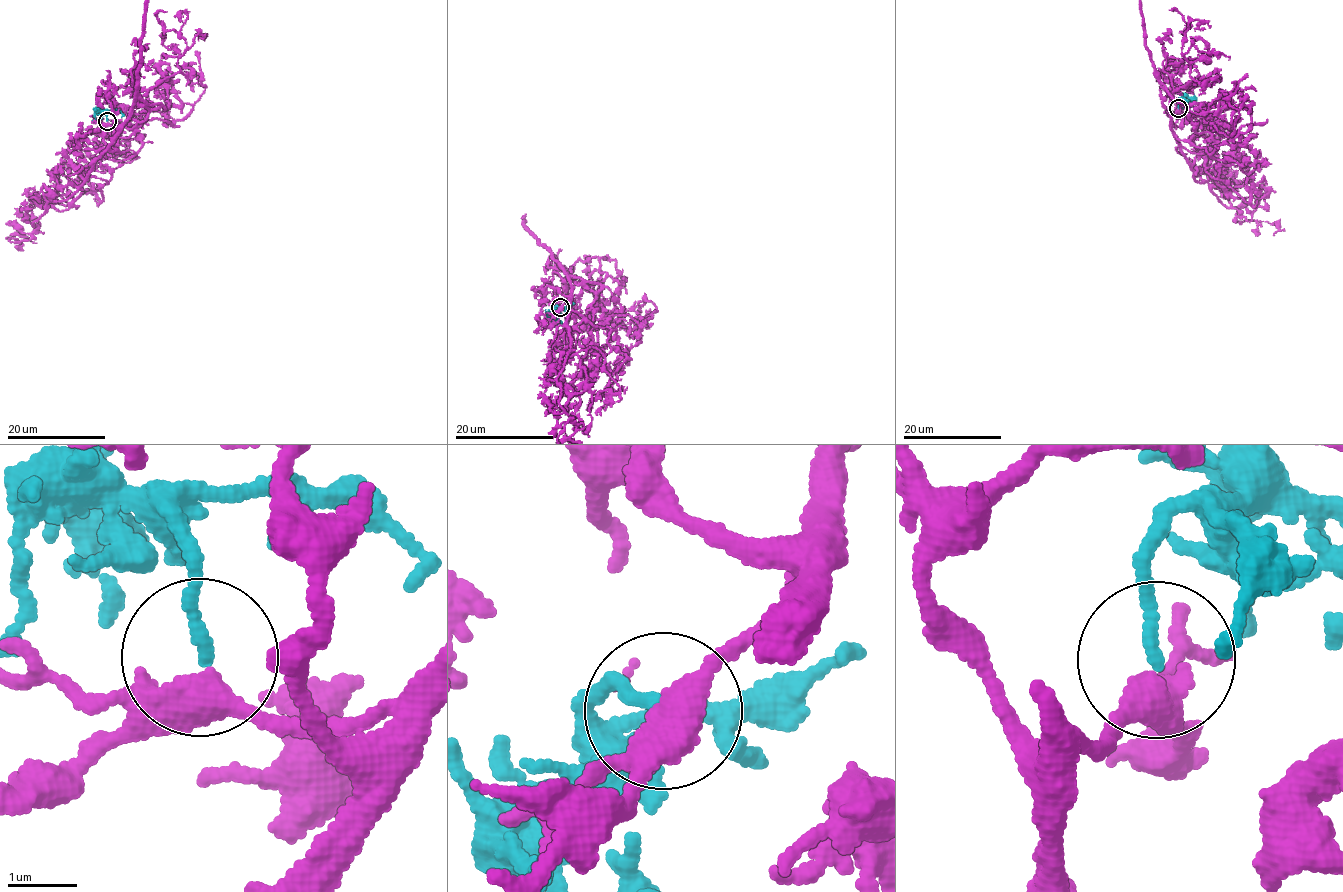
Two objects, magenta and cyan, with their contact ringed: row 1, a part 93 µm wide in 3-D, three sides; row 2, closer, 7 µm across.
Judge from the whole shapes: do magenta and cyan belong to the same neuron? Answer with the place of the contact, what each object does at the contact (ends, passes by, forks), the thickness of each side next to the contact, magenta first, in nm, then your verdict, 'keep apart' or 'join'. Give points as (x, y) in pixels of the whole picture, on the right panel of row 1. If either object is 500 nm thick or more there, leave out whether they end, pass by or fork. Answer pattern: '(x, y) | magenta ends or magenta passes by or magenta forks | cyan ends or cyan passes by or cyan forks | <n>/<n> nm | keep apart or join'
(1178, 108) | magenta passes by | cyan ends | 380/180 nm | join

